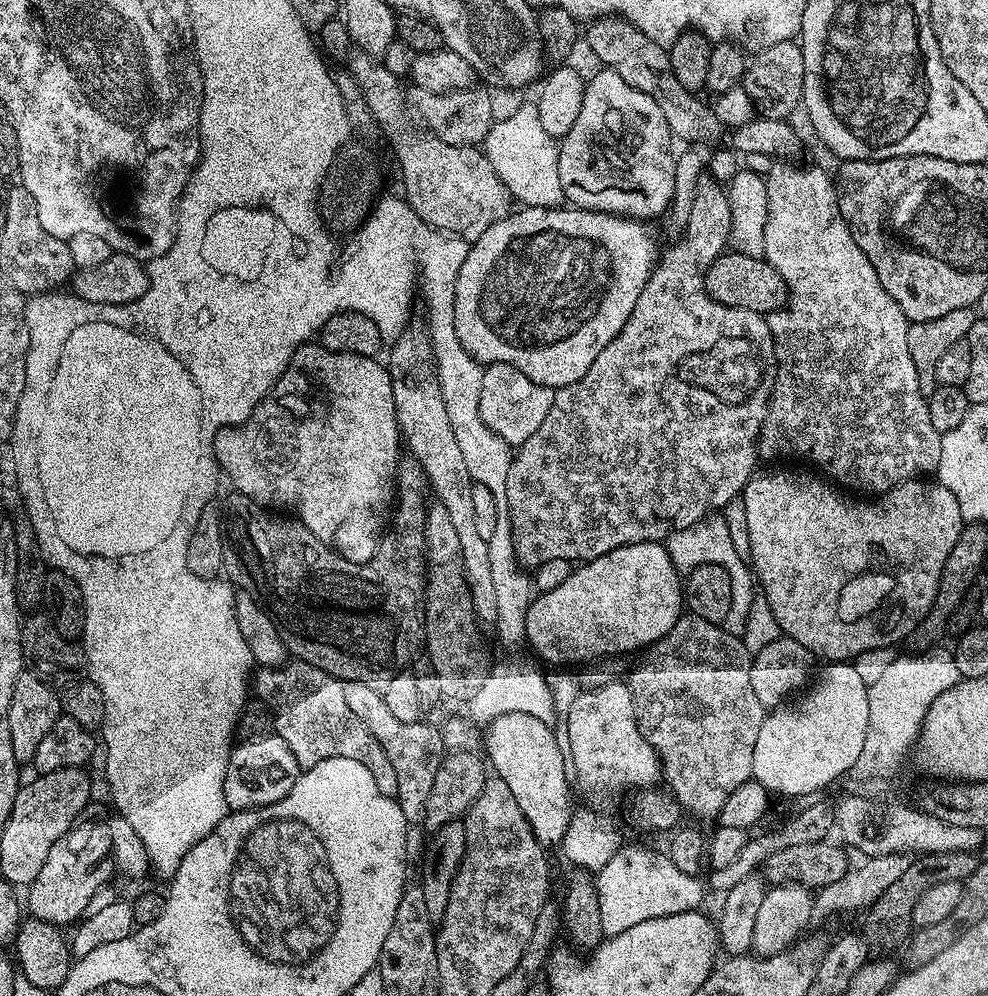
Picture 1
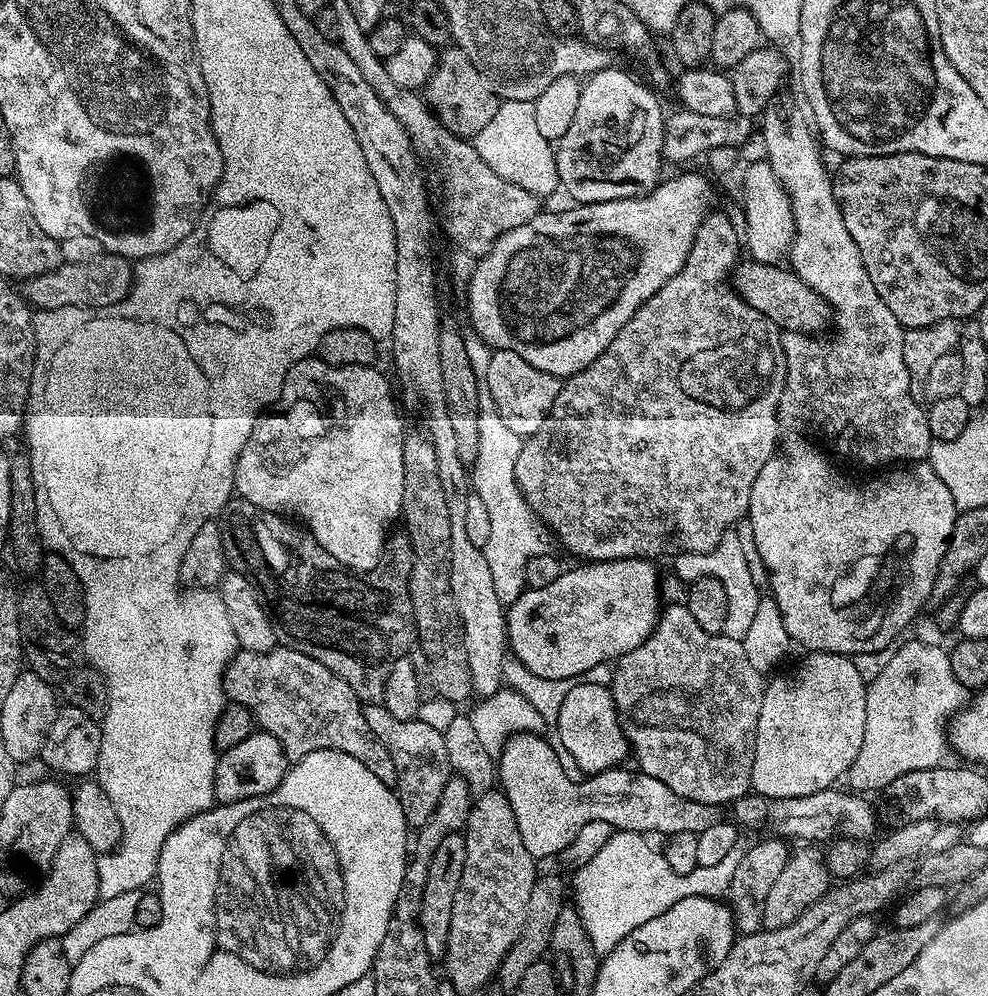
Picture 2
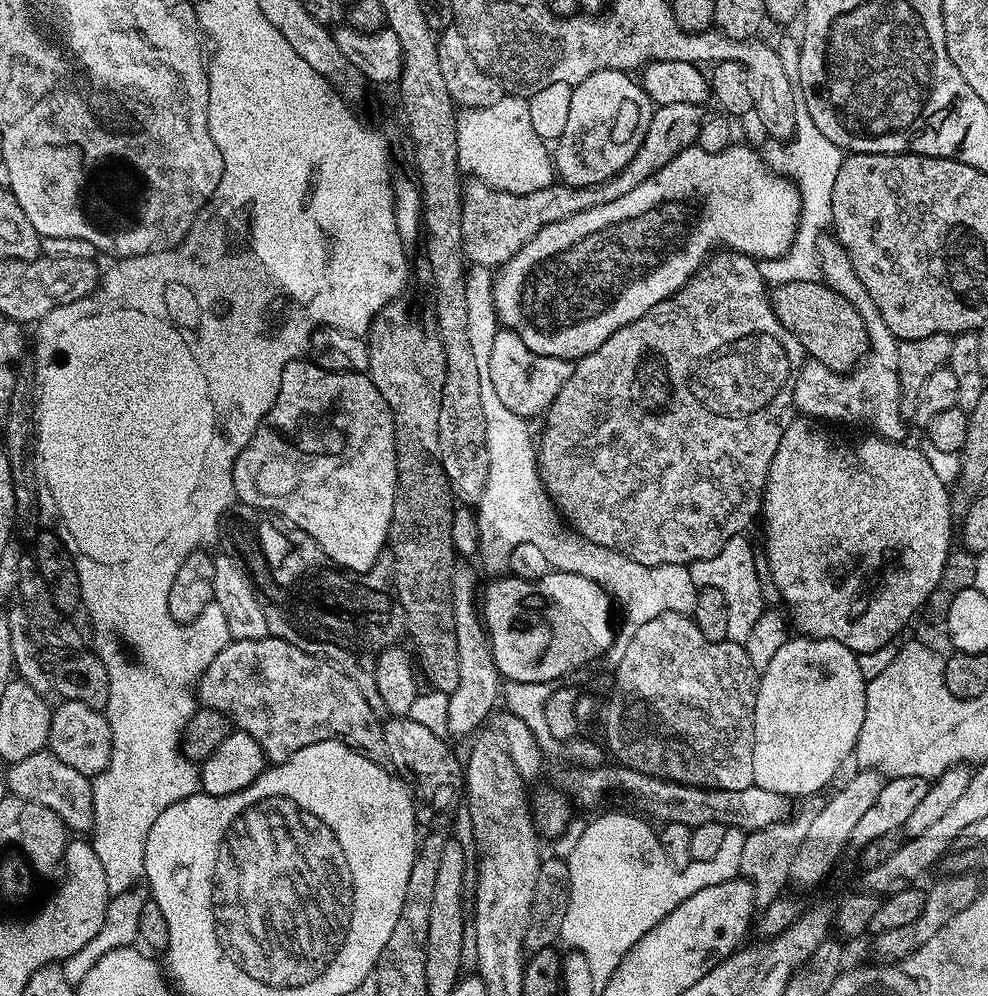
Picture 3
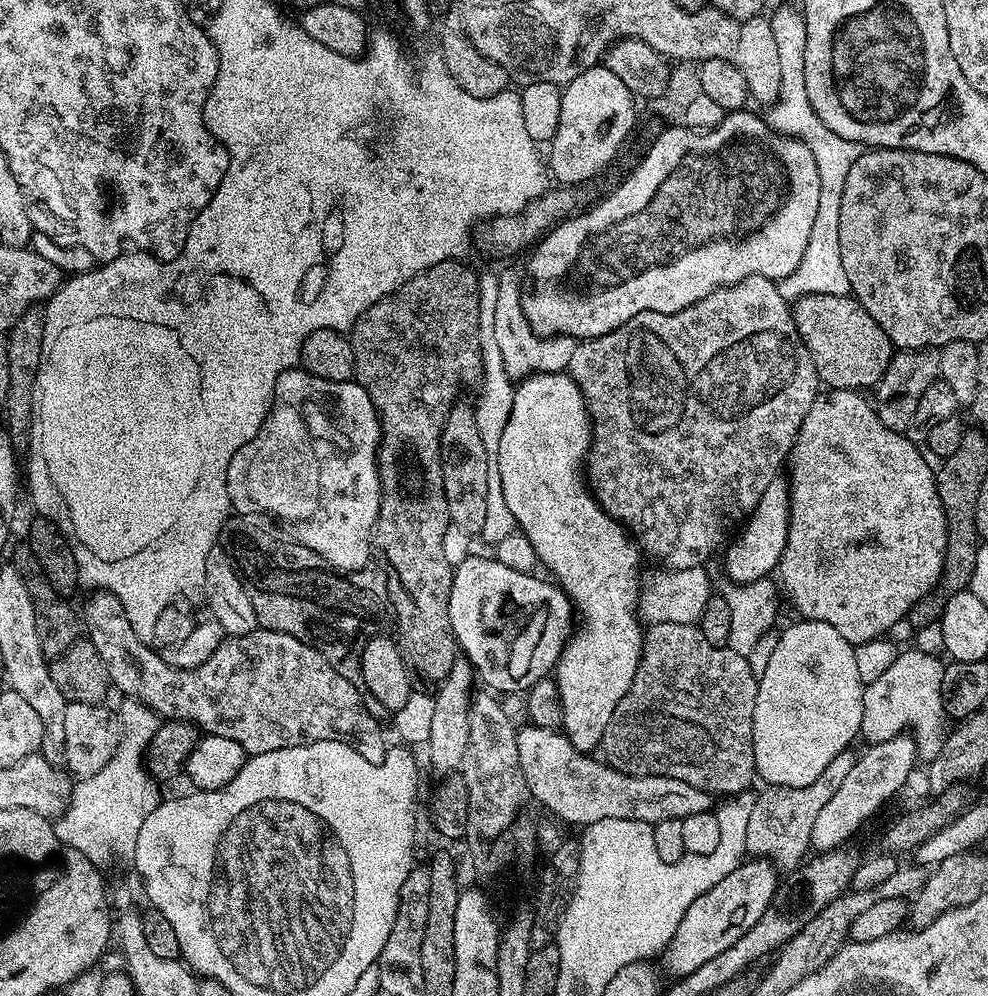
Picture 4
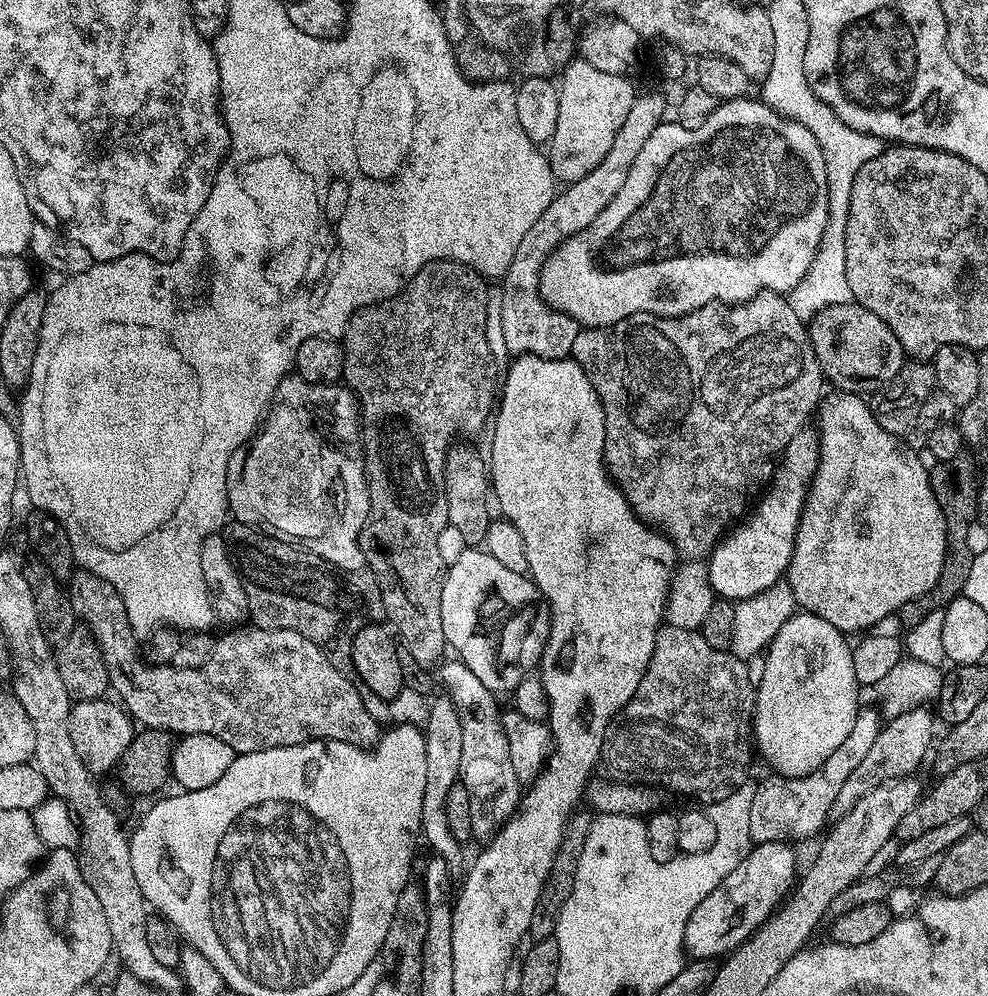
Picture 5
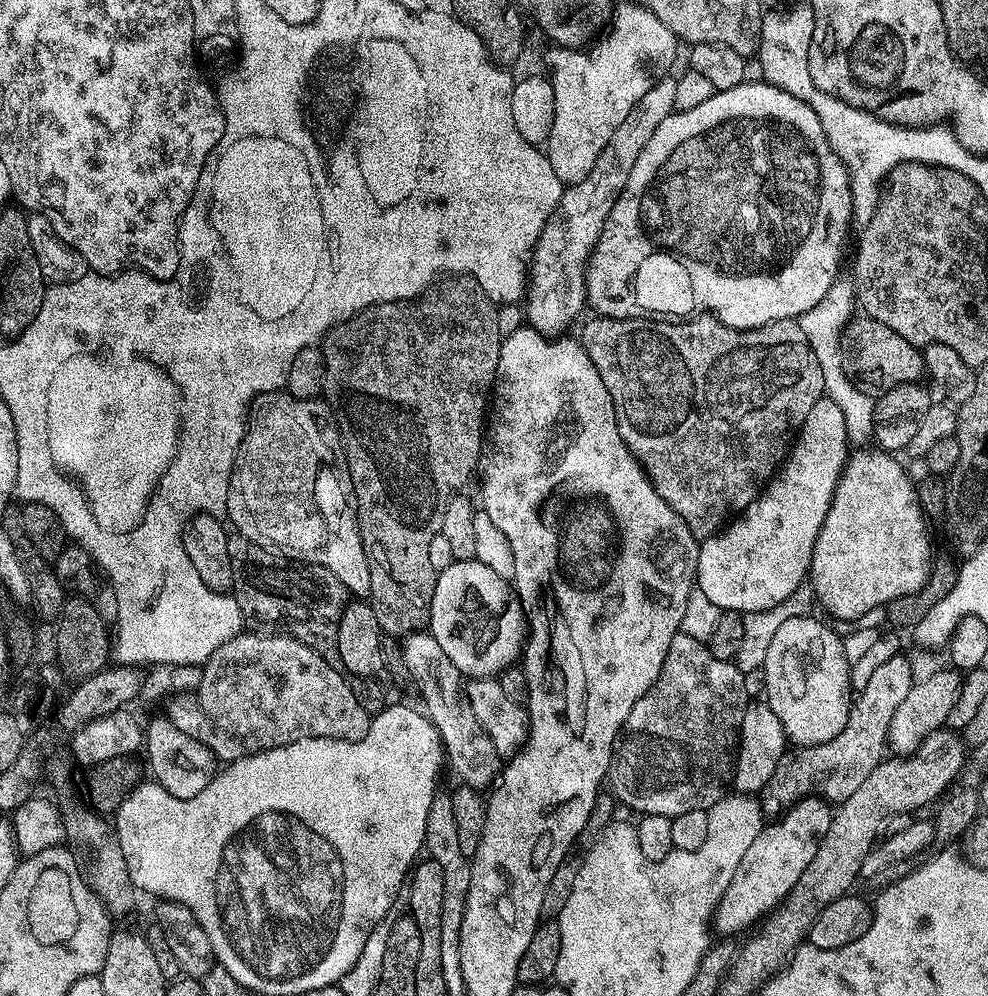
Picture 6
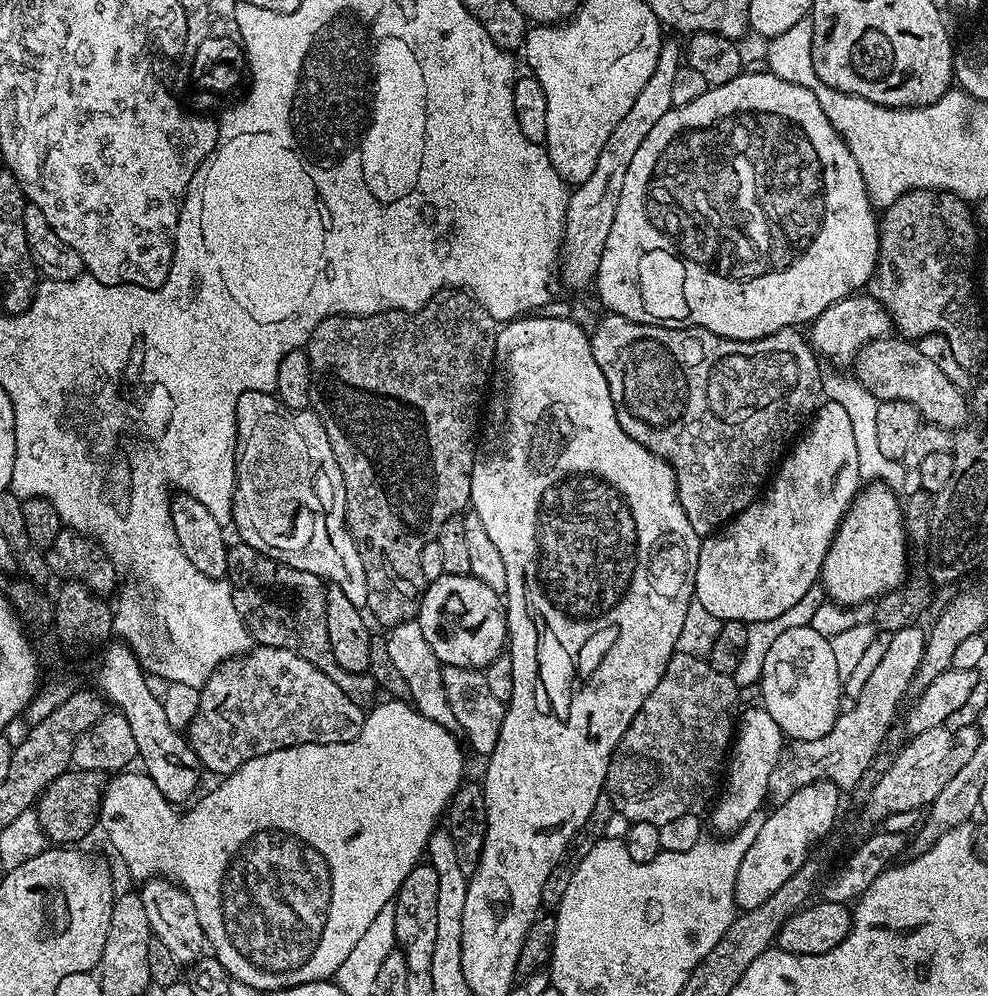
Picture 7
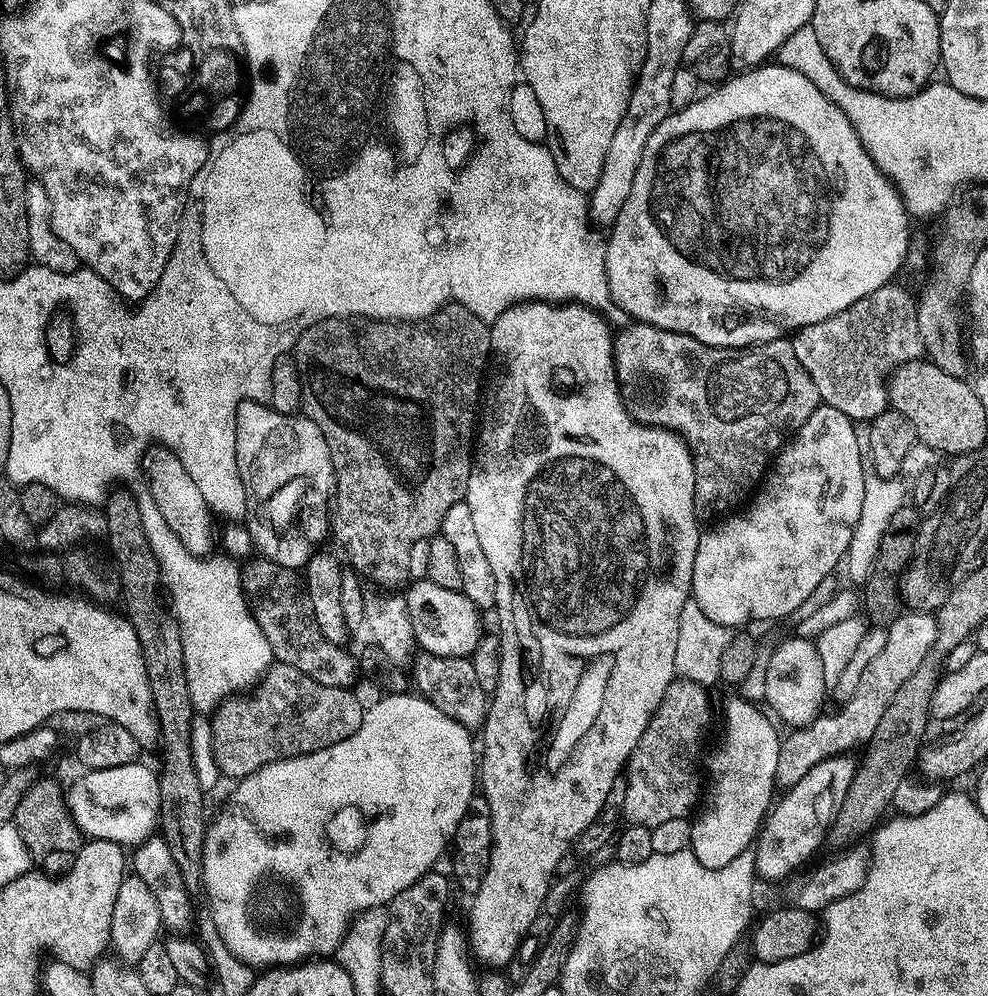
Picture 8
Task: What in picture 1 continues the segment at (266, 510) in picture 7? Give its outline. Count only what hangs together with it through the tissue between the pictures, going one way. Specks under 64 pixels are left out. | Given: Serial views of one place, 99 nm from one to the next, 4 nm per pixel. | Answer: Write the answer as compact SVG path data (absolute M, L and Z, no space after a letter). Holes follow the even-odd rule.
M309 342L303 344L292 356L292 361L288 368L278 378L278 382L268 392L259 406L252 411L252 415L243 424L229 426L222 431L220 439L220 460L228 464L228 472L248 496L253 496L256 500L264 500L264 504L272 504L276 500L276 505L297 507L301 515L306 517L308 524L313 531L325 535L325 539L332 540L335 548L342 549L342 554L352 556L352 560L364 560L364 556L369 556L372 552L372 544L376 544L373 537L376 533L383 533L384 519L389 519L390 509L394 504L392 498L392 479L396 476L396 459L402 452L402 433L396 423L396 411L394 410L394 390L392 389L392 379L387 367L383 363L379 364L379 359L371 356L359 356L349 352L335 352L325 348L319 342Z

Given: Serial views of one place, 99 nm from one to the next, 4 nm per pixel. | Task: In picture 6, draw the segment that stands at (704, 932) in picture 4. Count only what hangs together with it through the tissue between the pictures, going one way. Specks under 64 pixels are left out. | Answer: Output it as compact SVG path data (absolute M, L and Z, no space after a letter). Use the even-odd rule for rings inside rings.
M806 798L787 809L777 819L781 819L777 824L765 823L758 838L750 842L746 854L742 854L740 860L735 863L737 869L732 873L730 886L727 886L716 906L714 928L716 926L724 935L721 937L732 938L728 936L759 925L772 909L784 901L786 894L794 890L794 882L802 878L802 870L810 866L814 854L818 854L820 840L826 830L830 830L832 813L833 809L827 803Z

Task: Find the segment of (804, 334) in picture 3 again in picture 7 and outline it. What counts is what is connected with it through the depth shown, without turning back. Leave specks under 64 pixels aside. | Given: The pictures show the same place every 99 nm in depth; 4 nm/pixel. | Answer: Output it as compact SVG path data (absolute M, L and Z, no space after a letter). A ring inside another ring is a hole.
M907 338L892 339L871 340L869 344L860 349L854 361L855 379L858 383L866 390L870 390L870 394L874 394L879 401L910 402L910 406L914 406L920 411L921 421L937 424L949 430L961 429L970 419L970 400L965 389L954 386L954 382L950 382L950 378L946 378L946 374L942 374L942 370L938 370L938 366L934 366L934 362L930 362L930 358L926 358L926 354L922 354L919 343Z

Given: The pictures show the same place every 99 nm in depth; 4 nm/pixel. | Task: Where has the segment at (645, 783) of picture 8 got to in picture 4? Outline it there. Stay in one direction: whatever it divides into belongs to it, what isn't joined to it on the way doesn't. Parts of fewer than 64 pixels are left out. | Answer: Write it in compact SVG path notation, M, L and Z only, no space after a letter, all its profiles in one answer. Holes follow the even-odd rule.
M662 622L647 625L644 633L644 649L640 655L638 670L634 674L634 682L630 682L630 690L626 690L622 702L618 702L618 710L614 710L614 718L610 718L604 731L603 759L612 768L622 770L622 774L678 778L678 782L690 782L690 786L698 786L698 790L706 790L720 798L731 798L738 792L749 791L753 787L752 780L757 779L756 759L754 758L754 702L757 694L758 678L754 670L750 670L748 658L738 654L733 648L727 646L719 648L706 642L706 638L700 633L696 624Z

